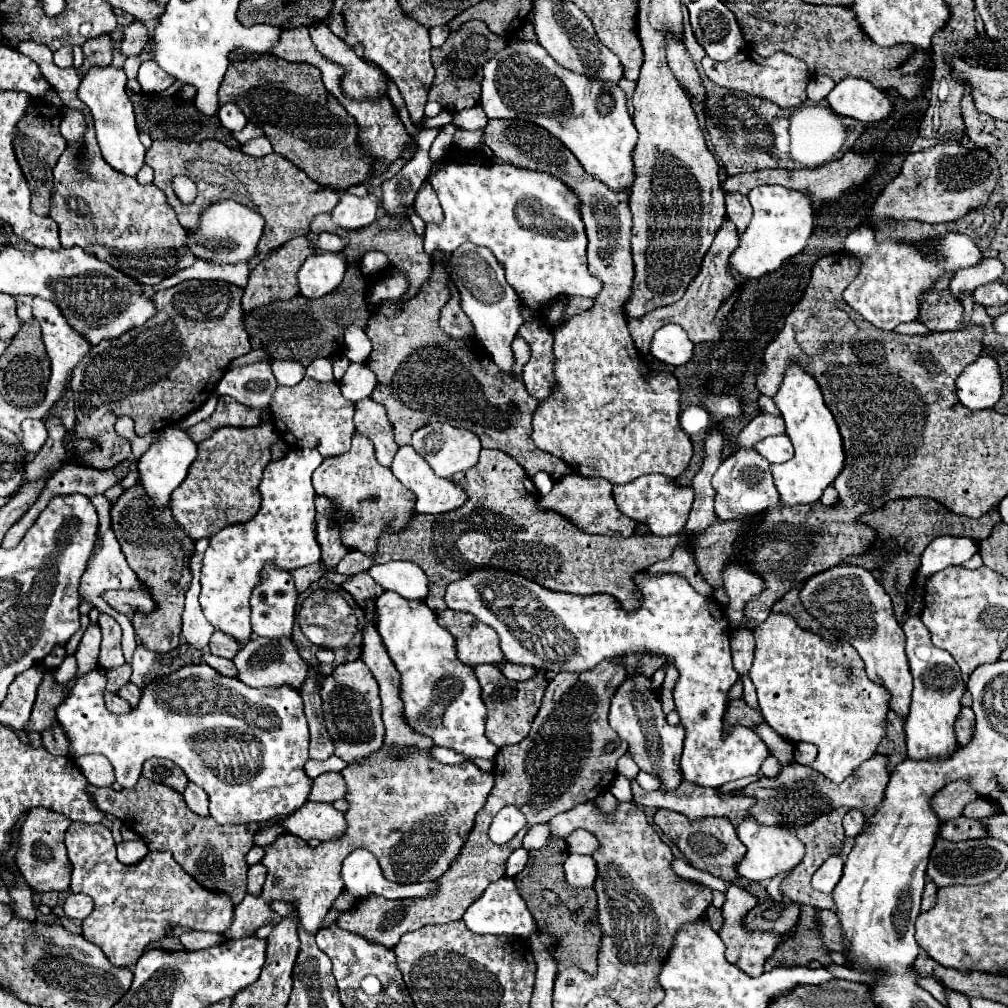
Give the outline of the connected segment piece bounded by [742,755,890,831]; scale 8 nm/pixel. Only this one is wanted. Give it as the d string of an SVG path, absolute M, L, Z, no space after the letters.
M874 755L868 761L864 761L864 765L860 765L860 769L856 769L856 773L852 773L850 777L846 777L842 783L836 785L830 779L826 779L822 773L814 771L812 767L800 765L800 763L790 763L782 769L782 773L776 779L762 777L742 791L746 795L758 799L758 803L752 807L750 815L764 825L776 825L776 827L786 827L786 829L794 831L798 827L812 823L816 817L824 815L836 807L862 809L866 821L870 821L874 817L872 811L876 809L876 805L880 805L880 801L884 797L884 787L890 779L886 767L888 767L888 759L882 755Z

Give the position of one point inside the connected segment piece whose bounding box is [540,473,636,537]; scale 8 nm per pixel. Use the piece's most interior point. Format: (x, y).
(587, 501)

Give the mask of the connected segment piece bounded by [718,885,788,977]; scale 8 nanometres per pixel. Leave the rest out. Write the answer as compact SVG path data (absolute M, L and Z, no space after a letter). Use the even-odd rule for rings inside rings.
M730 885L728 893L726 893L726 903L722 905L722 917L724 917L724 925L718 931L718 935L722 937L722 941L726 943L726 961L736 965L738 969L742 969L746 975L750 977L758 977L764 973L764 963L766 959L778 949L778 945L784 943L784 939L788 937L788 933L778 935L772 931L752 931L744 925L744 917L748 915L750 909L756 907L756 899L752 895L748 895L742 887L738 885Z

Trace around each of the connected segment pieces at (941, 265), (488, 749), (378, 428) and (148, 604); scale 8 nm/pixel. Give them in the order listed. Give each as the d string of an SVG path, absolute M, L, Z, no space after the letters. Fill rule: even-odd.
M856 227L848 233L844 251L862 259L858 279L844 289L844 301L878 329L894 329L904 321L914 321L918 317L920 295L928 291L936 279L956 273L958 269L974 267L974 261L982 261L982 253L974 241L968 235L958 233L942 235L936 245L916 247L892 239L876 243L870 227Z
M386 591L378 601L378 633L386 645L390 659L402 675L402 701L404 701L404 717L406 721L420 733L428 735L438 747L450 747L466 757L482 757L494 759L498 747L488 741L484 733L486 723L486 705L480 697L480 683L474 675L474 669L464 665L456 655L456 641L452 633L438 625L436 613L428 609L428 605L420 599L404 599L394 591Z
M362 399L356 403L356 431L360 435L366 435L372 439L376 447L376 459L380 465L390 467L392 459L398 451L398 445L394 441L392 423L388 421L388 413L384 405L378 405L378 401Z
M106 591L102 597L114 611L124 615L132 615L134 611L150 613L154 609L154 601L146 591Z

